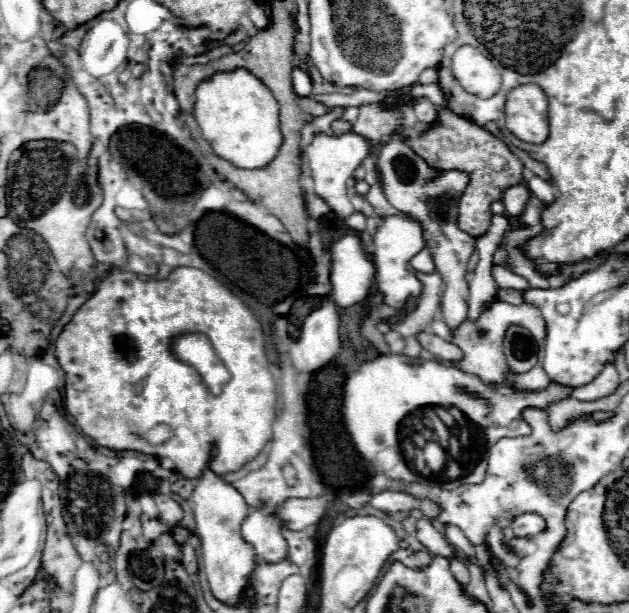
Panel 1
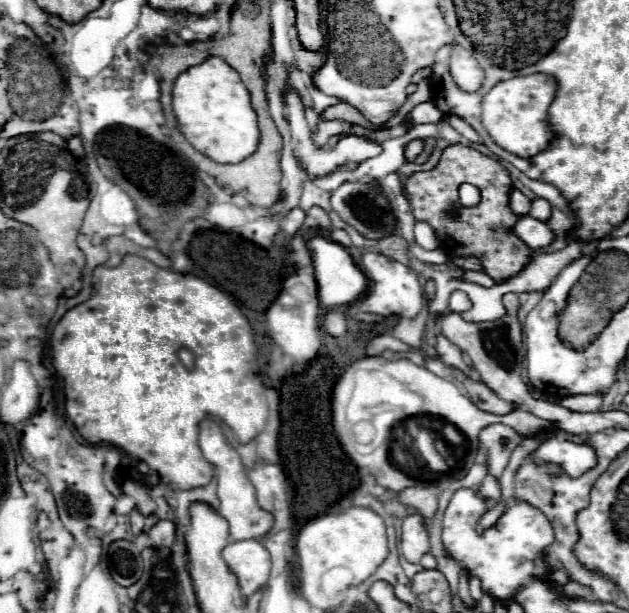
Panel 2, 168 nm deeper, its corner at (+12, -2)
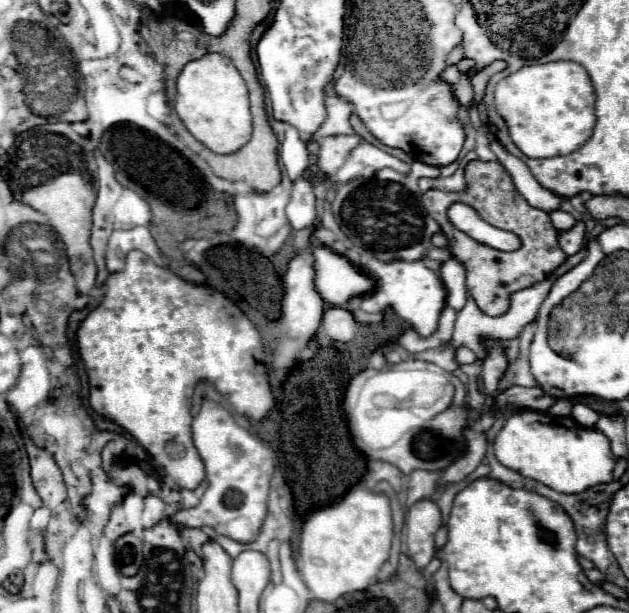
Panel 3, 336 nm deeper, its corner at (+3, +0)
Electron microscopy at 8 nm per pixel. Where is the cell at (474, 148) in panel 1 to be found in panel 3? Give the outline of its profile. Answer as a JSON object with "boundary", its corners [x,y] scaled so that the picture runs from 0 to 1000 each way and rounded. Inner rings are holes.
{"boundary":[[[749,263],[739,276],[742,312],[739,315],[707,315],[707,312],[679,312],[669,318],[672,338],[701,364],[701,374],[711,387],[717,416],[736,429],[742,439],[742,475],[755,488],[758,501],[774,514],[800,514],[809,504],[809,488],[819,475],[847,468],[866,458],[889,432],[898,429],[901,416],[889,403],[889,380],[876,367],[876,357],[866,344],[844,338],[828,315],[819,308],[812,285],[793,263]],[[720,331],[739,331],[758,344],[758,351],[777,367],[812,377],[828,390],[828,406],[822,409],[790,409],[777,400],[752,393],[746,383],[727,377],[711,357],[711,338]]]}

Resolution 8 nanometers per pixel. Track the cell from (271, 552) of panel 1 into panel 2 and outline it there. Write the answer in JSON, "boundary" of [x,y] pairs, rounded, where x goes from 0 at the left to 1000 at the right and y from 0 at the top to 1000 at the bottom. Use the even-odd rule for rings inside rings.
{"boundary":[[[410,879],[369,883],[356,892],[356,912],[378,941],[385,967],[394,974],[429,941],[429,899]]]}

